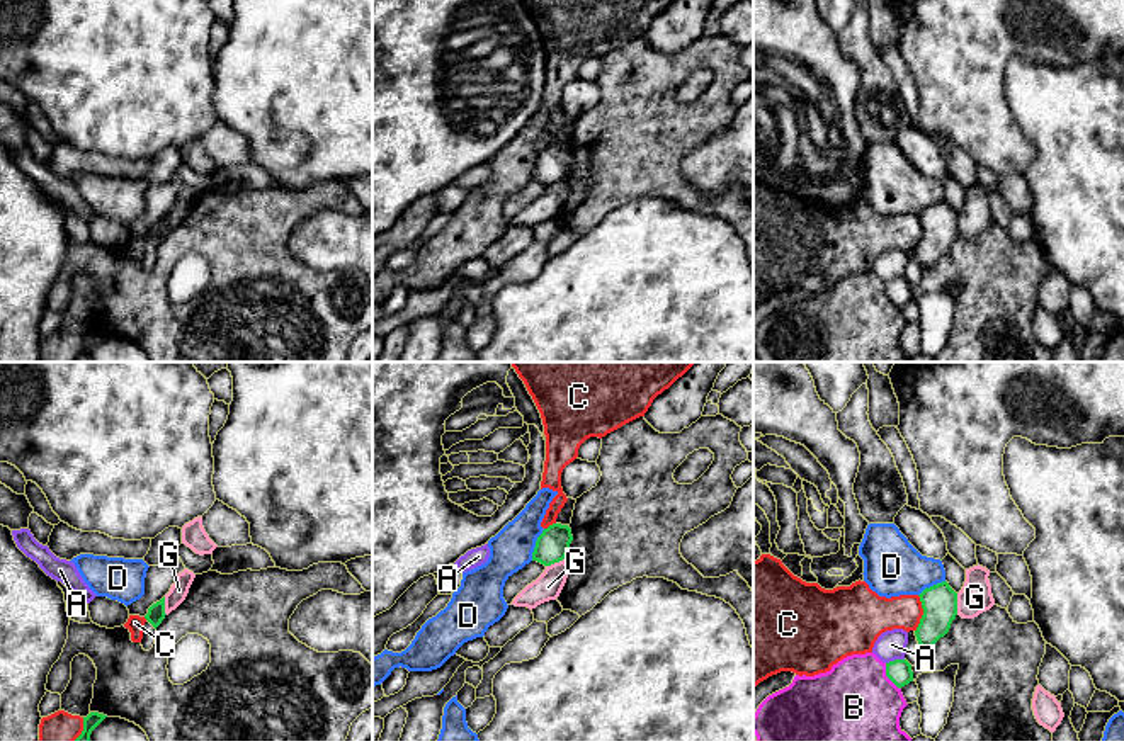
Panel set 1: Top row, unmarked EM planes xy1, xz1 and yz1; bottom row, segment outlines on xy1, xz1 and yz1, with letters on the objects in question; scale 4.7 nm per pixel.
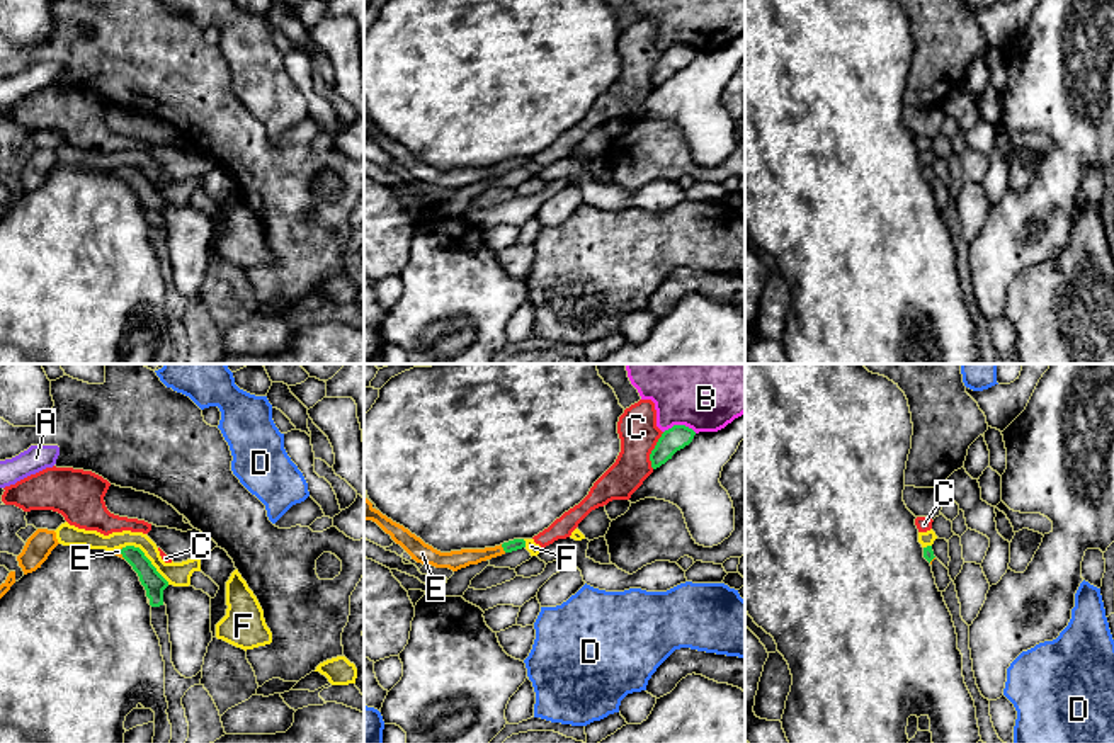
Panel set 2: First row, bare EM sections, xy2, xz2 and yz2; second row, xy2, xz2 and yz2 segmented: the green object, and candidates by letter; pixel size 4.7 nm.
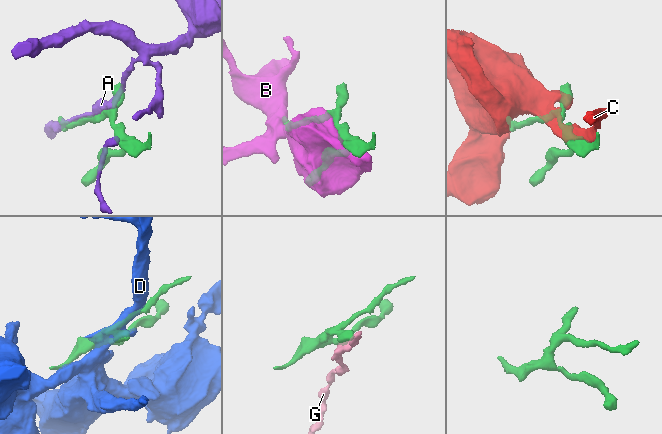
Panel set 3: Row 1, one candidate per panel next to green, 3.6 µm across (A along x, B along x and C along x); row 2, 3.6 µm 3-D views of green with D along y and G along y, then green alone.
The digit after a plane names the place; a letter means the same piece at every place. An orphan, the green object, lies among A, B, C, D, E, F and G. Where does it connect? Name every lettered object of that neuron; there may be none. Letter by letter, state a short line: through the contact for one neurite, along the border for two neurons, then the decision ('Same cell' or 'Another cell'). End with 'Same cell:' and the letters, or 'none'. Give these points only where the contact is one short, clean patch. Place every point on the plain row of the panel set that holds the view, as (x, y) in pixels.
A: Another cell
B: Another cell
C: Another cell
D: Line: xz1 (544, 148), (536, 160), (531, 179). Another cell
E: Line: xz2 (514, 164), (502, 165), (454, 179). Same cell
F: Line: xy2 (123, 165), (136, 165), (169, 203). Another cell
G: Line: yz1 (956, 213), (958, 233). Another cell
Same cell: E

